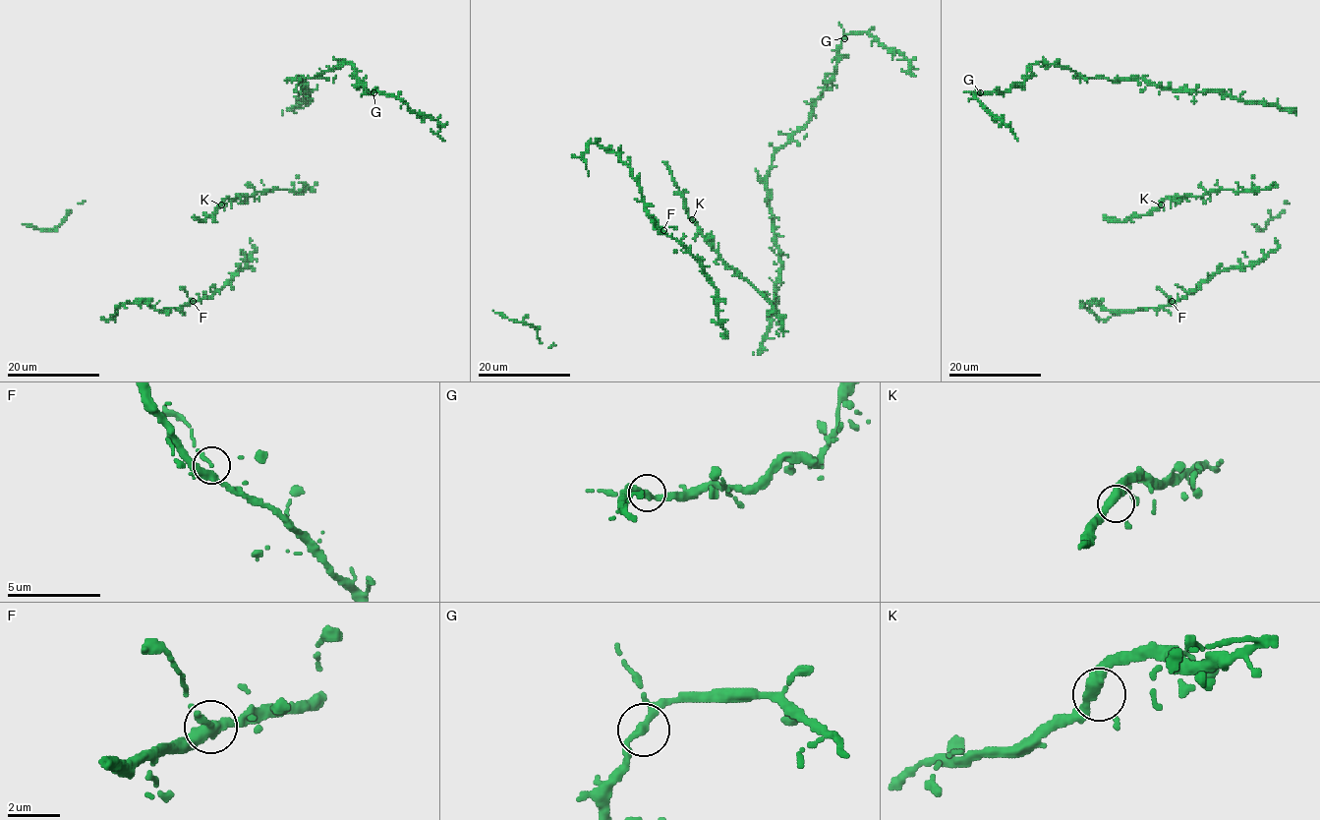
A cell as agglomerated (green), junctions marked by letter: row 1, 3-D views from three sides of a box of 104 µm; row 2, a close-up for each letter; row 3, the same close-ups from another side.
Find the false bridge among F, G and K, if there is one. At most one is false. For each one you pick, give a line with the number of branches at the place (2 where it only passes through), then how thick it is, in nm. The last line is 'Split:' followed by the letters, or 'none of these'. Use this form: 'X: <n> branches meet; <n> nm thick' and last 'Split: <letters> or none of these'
Split: none of these

